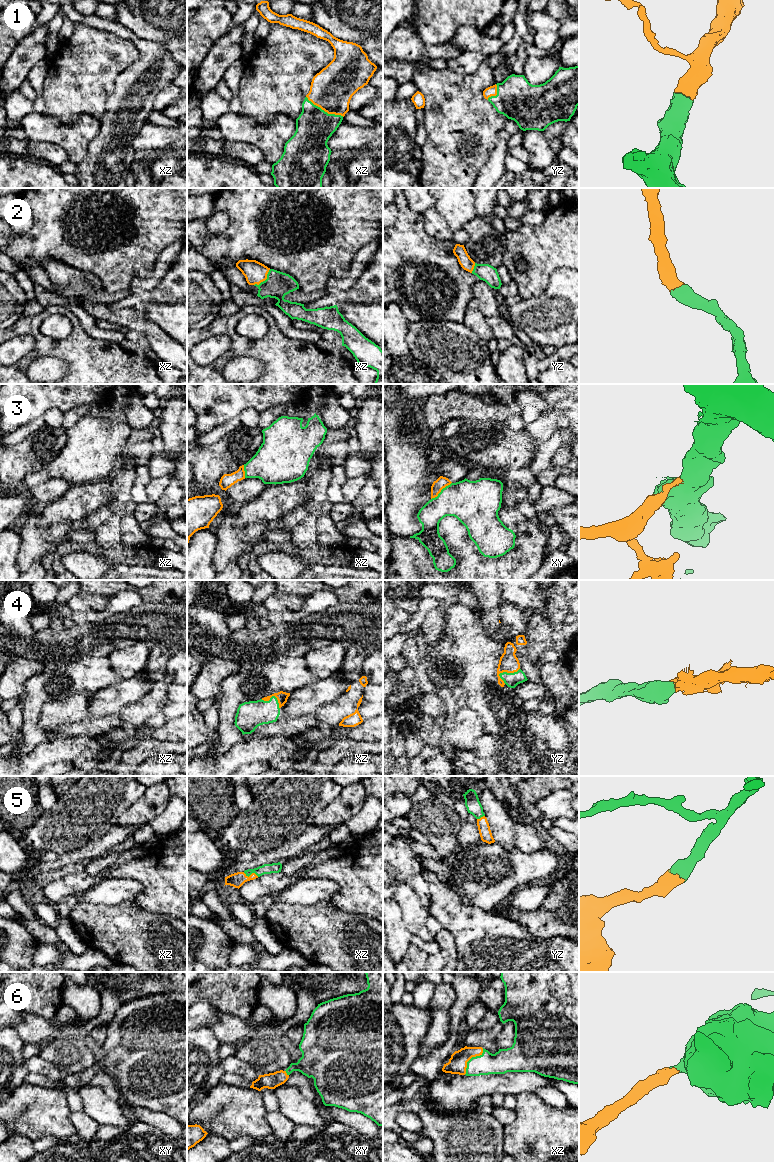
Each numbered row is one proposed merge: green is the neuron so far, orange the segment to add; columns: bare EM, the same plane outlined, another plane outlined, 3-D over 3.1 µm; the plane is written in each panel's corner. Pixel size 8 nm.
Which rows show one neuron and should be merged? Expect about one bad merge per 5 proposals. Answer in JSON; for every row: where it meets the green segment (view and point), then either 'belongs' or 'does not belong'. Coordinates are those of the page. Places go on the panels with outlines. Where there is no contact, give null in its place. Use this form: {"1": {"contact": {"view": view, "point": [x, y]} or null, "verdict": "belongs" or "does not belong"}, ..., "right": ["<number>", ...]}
{"1": {"contact": {"view": "xz", "point": [323, 110]}, "verdict": "belongs"}, "2": {"contact": {"view": "xz", "point": [265, 280]}, "verdict": "belongs"}, "3": {"contact": {"view": "xy", "point": [441, 491]}, "verdict": "belongs"}, "4": {"contact": {"view": "yz", "point": [508, 673]}, "verdict": "belongs"}, "5": {"contact": {"view": "xz", "point": [251, 873]}, "verdict": "belongs"}, "6": {"contact": {"view": "xz", "point": [470, 1059]}, "verdict": "belongs"}, "right": ["1", "2", "3", "4", "5", "6"]}

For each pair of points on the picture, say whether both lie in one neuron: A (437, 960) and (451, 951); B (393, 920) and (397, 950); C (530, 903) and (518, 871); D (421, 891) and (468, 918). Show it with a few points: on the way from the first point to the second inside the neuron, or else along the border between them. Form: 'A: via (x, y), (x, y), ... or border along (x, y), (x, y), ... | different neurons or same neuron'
A: border along (440, 949), (444, 953), (444, 961) | different neurons
B: via (394, 927), (397, 933), (397, 943) | same neuron
C: border along (543, 882), (520, 886), (506, 901) | different neurons
D: border along (422, 875), (430, 895), (428, 909) | different neurons

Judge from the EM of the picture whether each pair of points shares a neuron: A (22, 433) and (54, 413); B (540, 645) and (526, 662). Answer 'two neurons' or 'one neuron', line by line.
A: one neuron
B: two neurons

